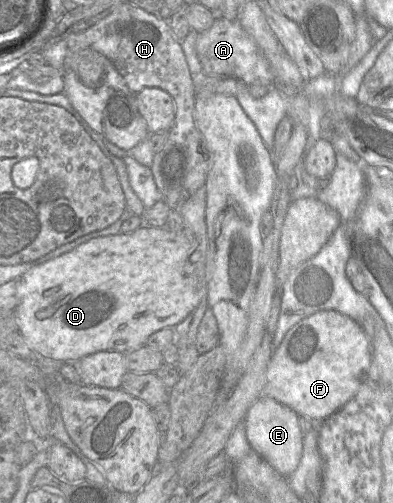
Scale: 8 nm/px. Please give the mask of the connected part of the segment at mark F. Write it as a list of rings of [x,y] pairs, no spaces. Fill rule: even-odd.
[[[319,311],[295,324],[274,350],[266,371],[263,394],[275,399],[315,423],[341,409],[369,378],[372,343],[364,329],[352,318],[337,311]]]

